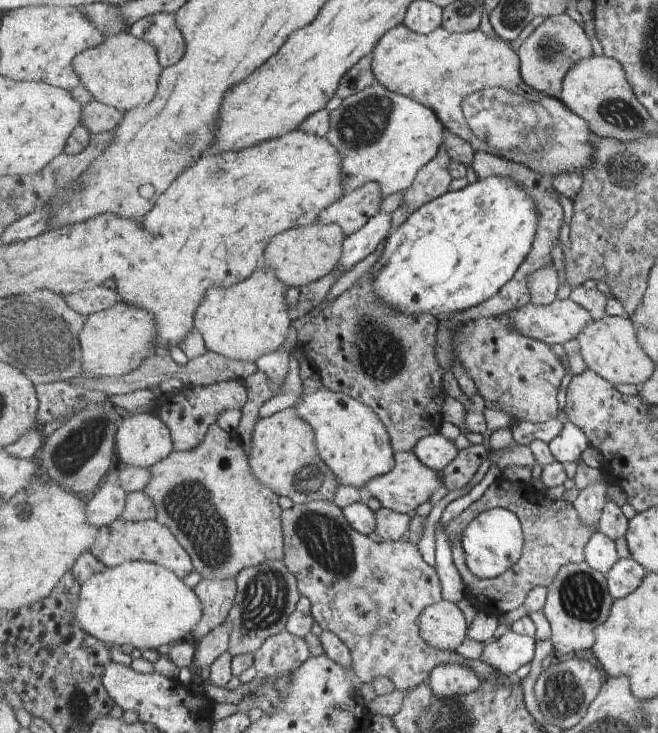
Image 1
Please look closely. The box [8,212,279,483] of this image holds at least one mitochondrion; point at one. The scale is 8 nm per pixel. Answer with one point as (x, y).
(74, 450)

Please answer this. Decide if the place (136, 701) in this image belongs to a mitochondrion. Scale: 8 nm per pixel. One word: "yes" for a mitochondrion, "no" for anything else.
no

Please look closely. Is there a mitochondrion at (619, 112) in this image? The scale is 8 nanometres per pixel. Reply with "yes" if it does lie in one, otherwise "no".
yes

